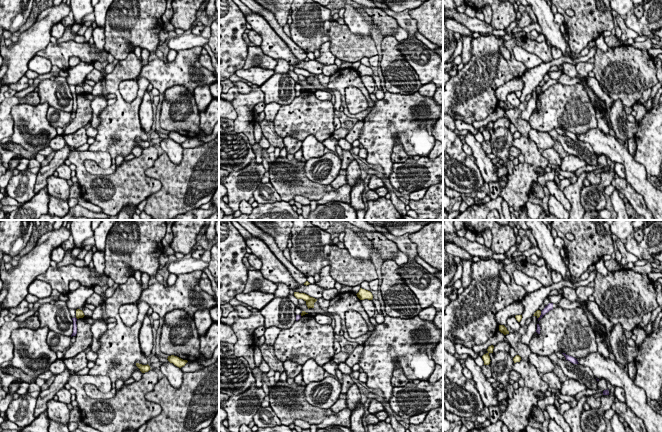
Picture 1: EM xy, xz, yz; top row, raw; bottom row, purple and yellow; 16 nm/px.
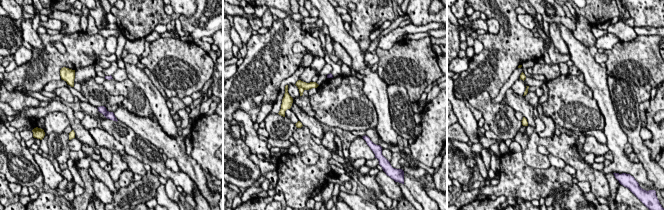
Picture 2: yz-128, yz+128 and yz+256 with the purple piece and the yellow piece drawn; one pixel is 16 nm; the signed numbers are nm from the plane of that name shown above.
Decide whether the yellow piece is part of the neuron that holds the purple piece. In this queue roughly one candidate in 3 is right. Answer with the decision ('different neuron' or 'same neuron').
different neuron

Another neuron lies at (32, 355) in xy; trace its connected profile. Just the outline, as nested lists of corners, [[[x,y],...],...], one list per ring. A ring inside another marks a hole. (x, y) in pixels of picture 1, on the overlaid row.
[[[22,327],[11,333],[14,345],[12,367],[19,368],[25,374],[38,377],[49,370],[50,365],[57,360],[56,352],[47,344],[48,327],[36,330]]]

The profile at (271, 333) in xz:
[[[268,327],[264,332],[265,343],[267,345],[274,345],[276,338],[278,337],[281,329],[278,327]]]

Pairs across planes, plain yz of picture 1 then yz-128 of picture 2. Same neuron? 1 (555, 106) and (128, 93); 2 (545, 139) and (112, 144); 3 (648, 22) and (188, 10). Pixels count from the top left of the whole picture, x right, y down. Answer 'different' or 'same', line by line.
1: same
2: same
3: different

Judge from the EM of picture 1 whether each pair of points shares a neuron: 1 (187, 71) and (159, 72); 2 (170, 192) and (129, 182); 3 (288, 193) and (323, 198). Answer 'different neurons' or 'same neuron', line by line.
1: same neuron
2: different neurons
3: same neuron

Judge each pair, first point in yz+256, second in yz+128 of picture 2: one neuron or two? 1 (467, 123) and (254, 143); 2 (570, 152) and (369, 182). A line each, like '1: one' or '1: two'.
1: one
2: one

